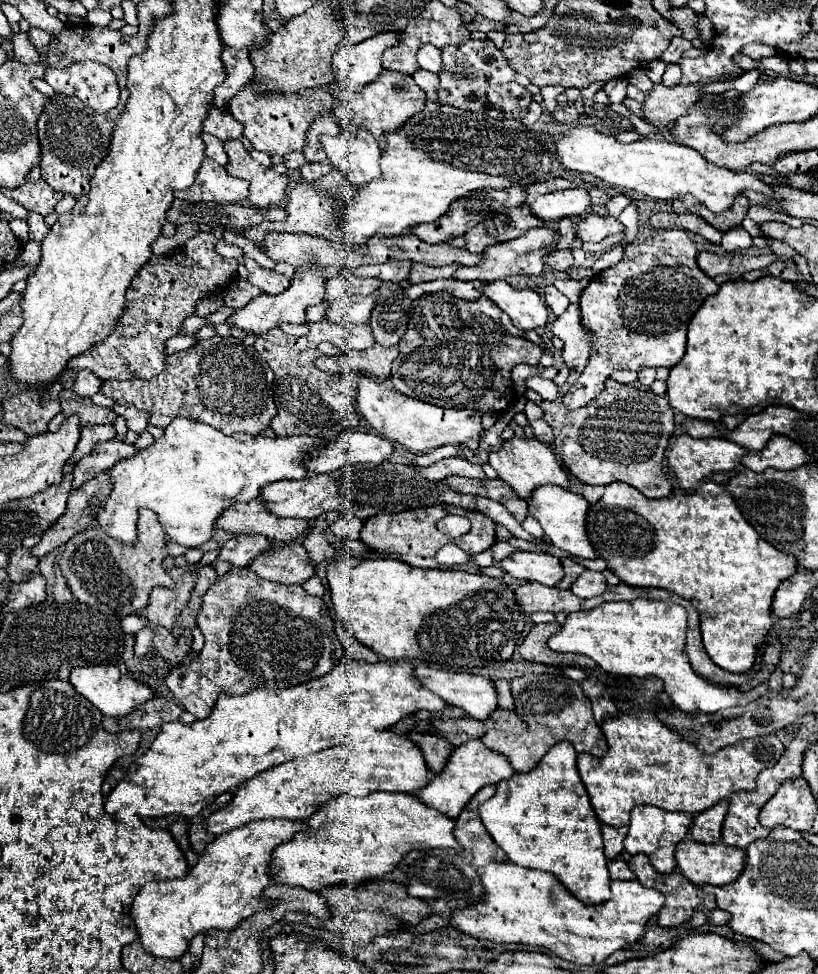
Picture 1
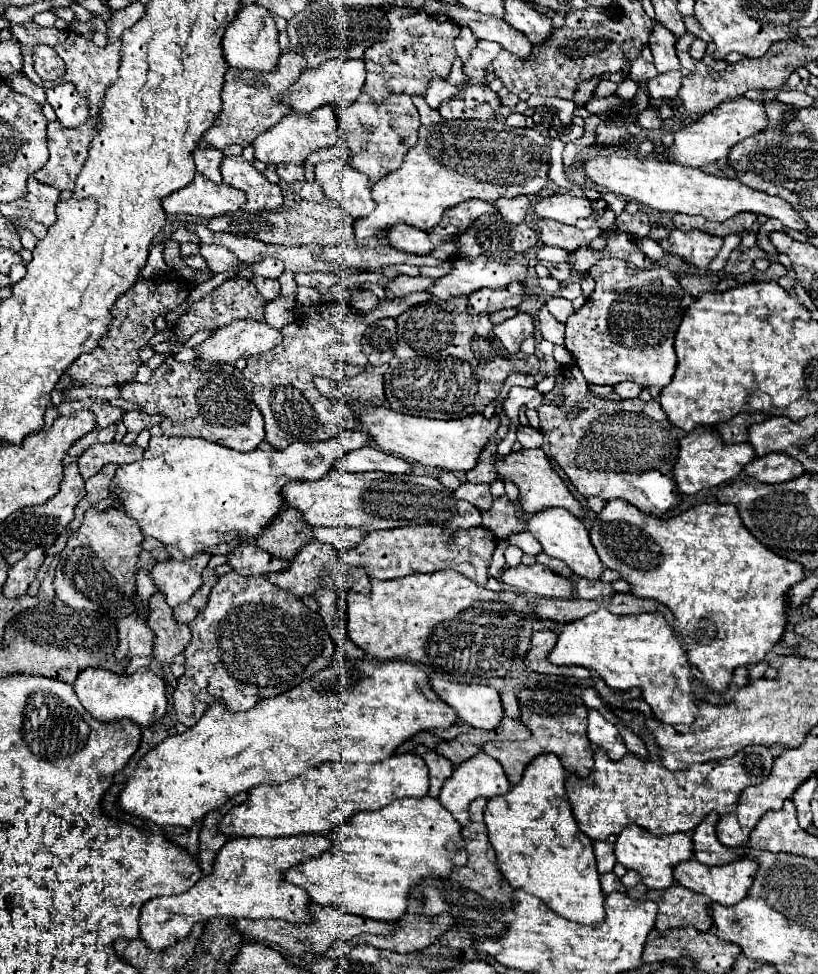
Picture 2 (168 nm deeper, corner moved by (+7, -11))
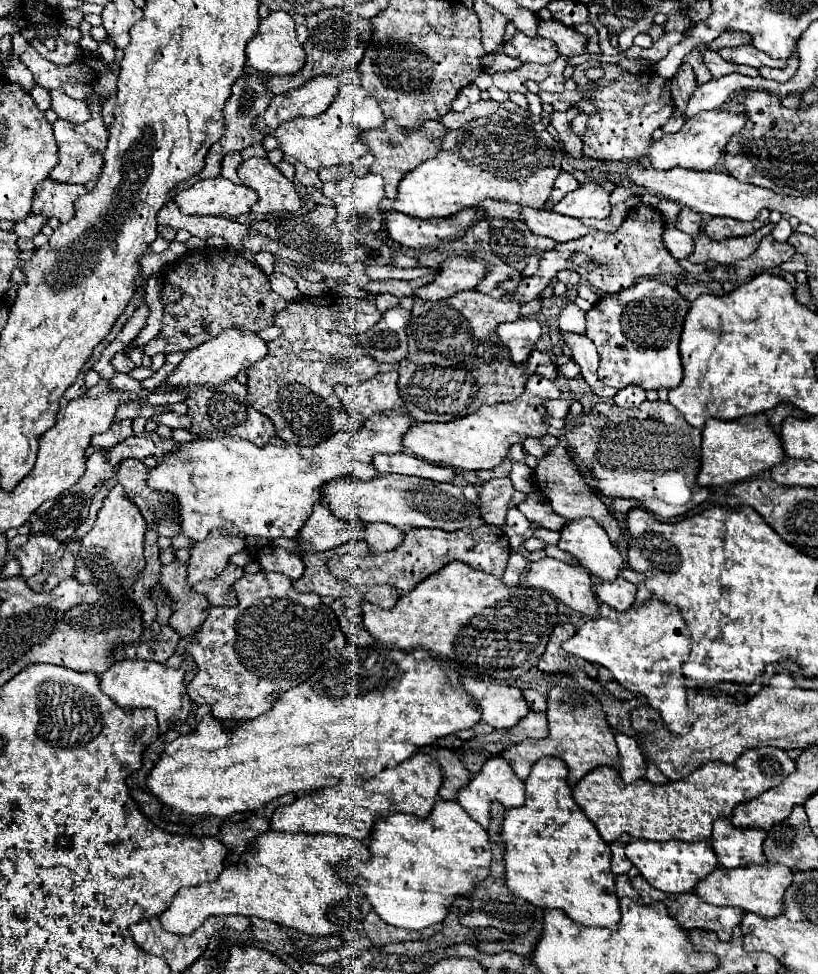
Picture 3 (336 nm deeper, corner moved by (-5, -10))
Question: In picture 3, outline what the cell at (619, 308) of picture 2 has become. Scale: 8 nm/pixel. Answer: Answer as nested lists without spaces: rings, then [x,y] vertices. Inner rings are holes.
[[[641,278],[639,282],[633,284],[633,288],[625,288],[617,294],[609,294],[603,300],[599,300],[587,312],[587,334],[585,334],[589,340],[593,340],[601,356],[599,380],[603,380],[607,386],[613,386],[617,390],[623,390],[629,384],[641,386],[643,390],[675,388],[683,378],[683,366],[679,356],[679,336],[683,330],[683,320],[687,310],[689,310],[689,302],[681,298],[673,286],[663,284],[655,278]]]

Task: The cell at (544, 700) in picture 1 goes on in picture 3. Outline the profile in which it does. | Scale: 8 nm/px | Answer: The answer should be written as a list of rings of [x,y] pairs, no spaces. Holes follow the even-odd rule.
[[[563,678],[561,684],[557,684],[549,692],[549,708],[547,708],[547,720],[549,720],[549,736],[543,740],[529,740],[521,742],[517,746],[511,746],[501,752],[503,758],[511,762],[511,768],[515,774],[525,780],[531,772],[531,766],[543,758],[543,756],[555,756],[561,758],[567,764],[567,784],[575,786],[585,774],[589,774],[593,768],[609,766],[617,770],[617,744],[613,730],[605,718],[605,712],[601,704],[595,700],[593,694],[589,694],[585,688],[577,684],[573,678]]]

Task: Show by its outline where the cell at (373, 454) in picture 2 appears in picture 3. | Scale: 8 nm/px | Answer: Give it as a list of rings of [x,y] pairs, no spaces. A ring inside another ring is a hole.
[[[405,452],[401,454],[379,454],[373,460],[373,466],[381,472],[381,474],[407,474],[407,476],[419,476],[419,478],[429,478],[435,482],[451,482],[457,474],[453,468],[447,466],[435,466],[429,464],[421,458],[409,456]]]

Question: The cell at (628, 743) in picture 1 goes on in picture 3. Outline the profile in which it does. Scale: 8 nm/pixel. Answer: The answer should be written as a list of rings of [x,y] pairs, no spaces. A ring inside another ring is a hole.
[[[753,748],[739,756],[735,764],[707,762],[683,780],[653,786],[649,780],[623,784],[617,772],[609,766],[591,770],[573,788],[573,798],[595,824],[605,842],[615,842],[621,834],[639,840],[709,840],[713,822],[731,816],[735,806],[757,798],[769,788],[781,784],[795,770],[795,762],[781,748]]]

